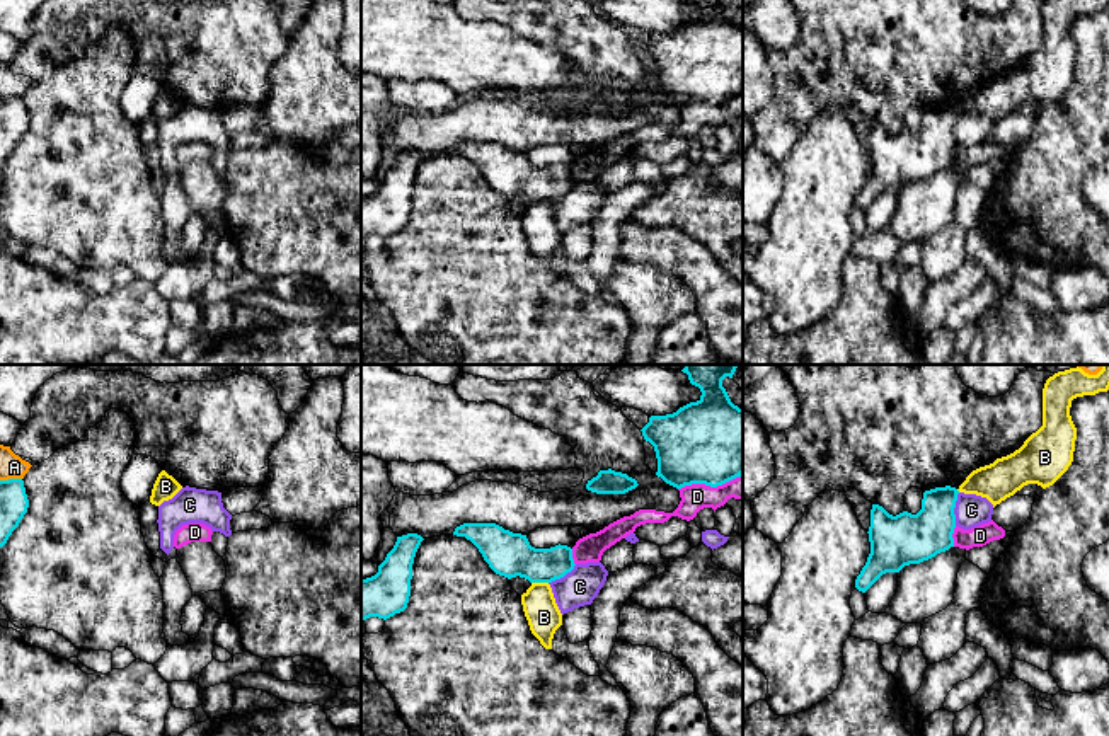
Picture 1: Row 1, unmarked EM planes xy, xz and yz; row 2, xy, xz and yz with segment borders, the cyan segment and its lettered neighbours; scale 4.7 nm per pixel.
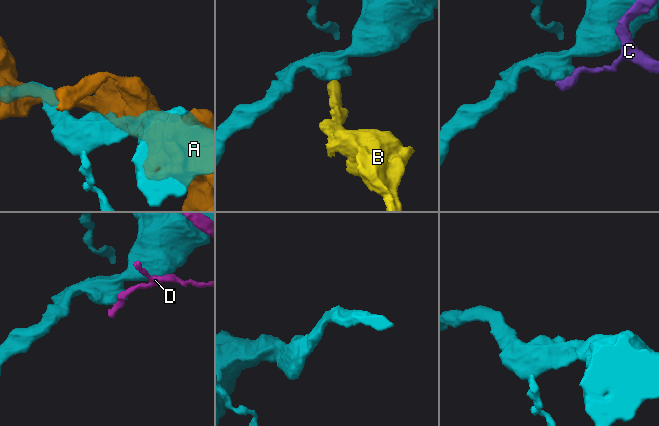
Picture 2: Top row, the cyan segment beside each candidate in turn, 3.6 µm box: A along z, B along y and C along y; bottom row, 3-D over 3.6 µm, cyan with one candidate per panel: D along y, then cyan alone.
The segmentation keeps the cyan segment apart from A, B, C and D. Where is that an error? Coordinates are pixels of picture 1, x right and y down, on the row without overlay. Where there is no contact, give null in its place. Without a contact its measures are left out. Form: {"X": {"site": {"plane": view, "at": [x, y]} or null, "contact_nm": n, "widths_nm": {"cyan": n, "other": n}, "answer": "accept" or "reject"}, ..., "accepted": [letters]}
{"A": {"site": {"plane": "xy", "at": [11, 97]}, "contact_nm": 110, "widths_nm": {"cyan": 140, "other": 110}, "answer": "reject"}, "B": {"site": {"plane": "xz", "at": [540, 200]}, "contact_nm": 80, "widths_nm": {"cyan": 220, "other": 160}, "answer": "reject"}, "C": {"site": {"plane": "yz", "at": [953, 128]}, "contact_nm": 160, "widths_nm": {"cyan": 240, "other": 150}, "answer": "reject"}, "D": {"site": {"plane": "xz", "at": [709, 103]}, "contact_nm": 320, "widths_nm": {"cyan": 400, "other": 130}, "answer": "reject"}, "accepted": []}

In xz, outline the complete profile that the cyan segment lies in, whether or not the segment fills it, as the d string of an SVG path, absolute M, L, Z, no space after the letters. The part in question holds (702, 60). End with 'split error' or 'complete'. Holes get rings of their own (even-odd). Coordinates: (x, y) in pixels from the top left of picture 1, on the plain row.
M690 0L702 14L673 32L651 34L641 48L654 65L658 90L666 102L681 107L692 102L722 104L743 94L743 27L734 24L722 0Z; complete

